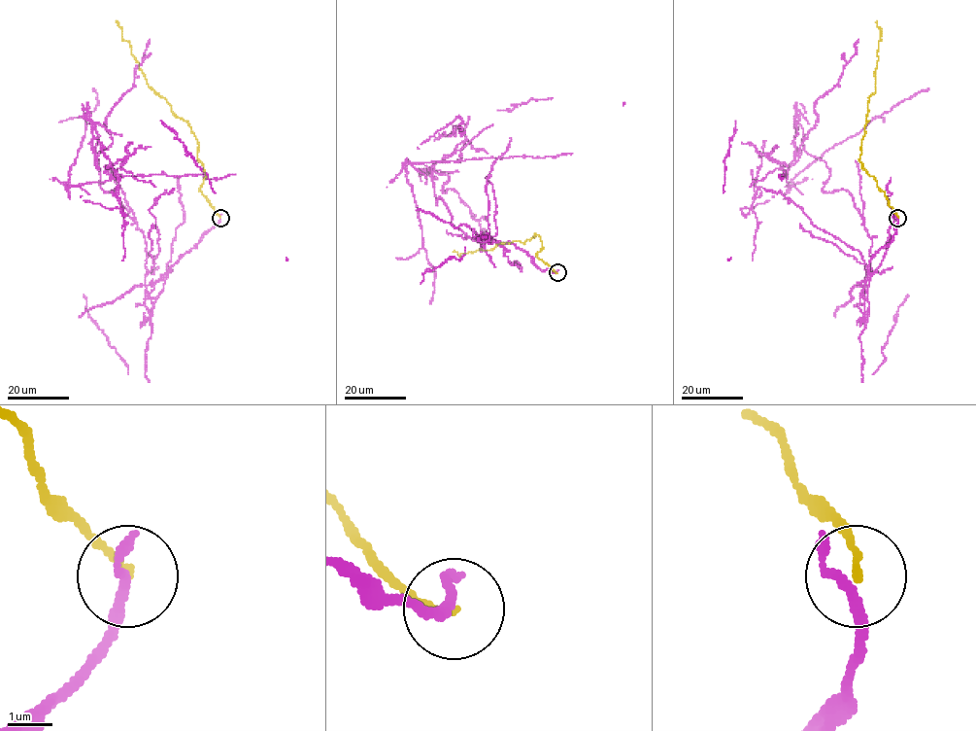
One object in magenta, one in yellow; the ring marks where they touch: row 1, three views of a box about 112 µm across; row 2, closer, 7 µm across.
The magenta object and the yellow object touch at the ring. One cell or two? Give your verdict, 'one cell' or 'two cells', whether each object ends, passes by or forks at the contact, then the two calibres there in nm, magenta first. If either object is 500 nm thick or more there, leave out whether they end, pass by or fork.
two cells; magenta passes by; yellow ends; calibres 200 and 180 nm

